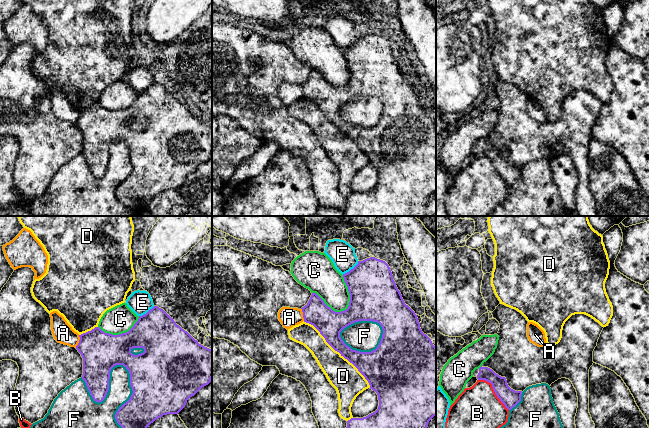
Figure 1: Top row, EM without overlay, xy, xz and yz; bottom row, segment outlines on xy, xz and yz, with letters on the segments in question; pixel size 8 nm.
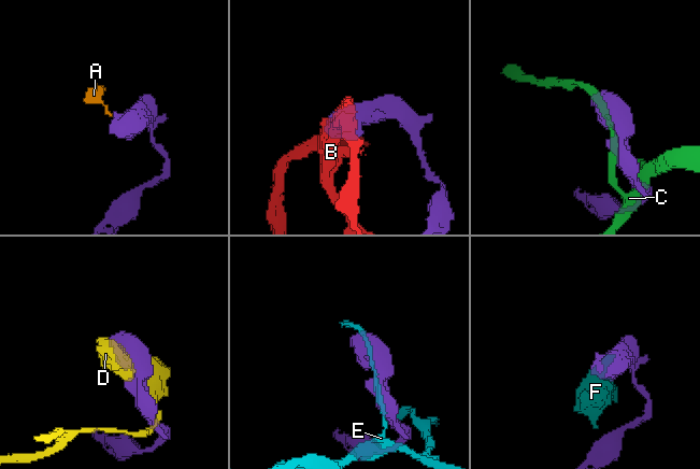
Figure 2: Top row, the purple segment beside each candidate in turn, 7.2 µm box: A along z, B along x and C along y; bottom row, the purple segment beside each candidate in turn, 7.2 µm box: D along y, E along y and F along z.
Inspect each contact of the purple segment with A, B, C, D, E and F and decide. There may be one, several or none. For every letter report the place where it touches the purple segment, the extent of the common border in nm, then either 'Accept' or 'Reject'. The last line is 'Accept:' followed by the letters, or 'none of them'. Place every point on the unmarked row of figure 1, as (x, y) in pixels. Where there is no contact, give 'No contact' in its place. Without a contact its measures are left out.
A: Touches purple at xy (79, 117). Shared border 110 nm. Reject
B: Touches purple at yz (494, 167). Shared border 360 nm. Reject
C: Touches purple at xz (330, 84). Shared border 320 nm. Reject
D: Touches purple at xz (338, 127). Shared border 750 nm. Reject
E: Touches purple at xz (351, 45). Shared border 170 nm. Reject
F: Touches purple at xy (126, 144). Shared border 650 nm. Reject
Accept: none of them

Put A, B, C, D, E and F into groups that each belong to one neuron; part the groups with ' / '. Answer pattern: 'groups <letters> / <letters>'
groups A / B / C / D / E F

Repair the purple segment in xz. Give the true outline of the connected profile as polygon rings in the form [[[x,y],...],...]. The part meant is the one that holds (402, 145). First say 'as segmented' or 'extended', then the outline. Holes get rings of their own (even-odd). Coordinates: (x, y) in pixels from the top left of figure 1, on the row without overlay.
as segmented; [[[375,33],[358,37],[353,45],[343,50],[343,54],[350,70],[346,86],[333,87],[316,69],[312,69],[308,79],[301,84],[304,98],[313,101],[335,127],[352,139],[378,171],[378,185],[366,193],[348,196],[343,216],[426,216],[428,199],[436,192],[436,123],[422,108],[415,88],[405,80],[385,37]],[[359,97],[377,98],[383,105],[379,121],[371,128],[352,126],[340,113],[344,104]]]

